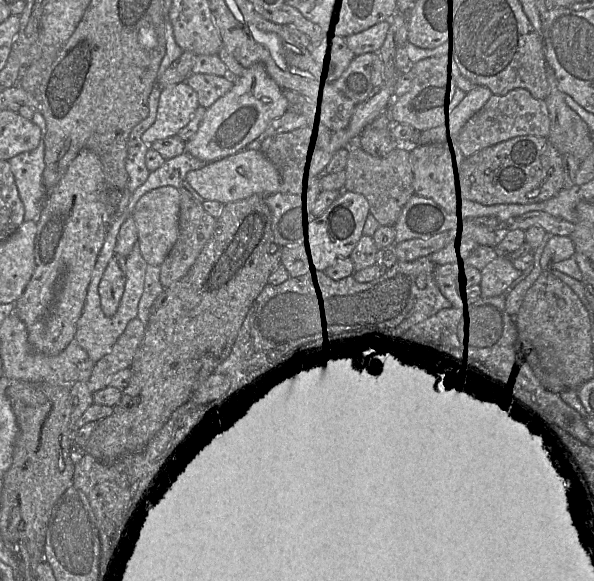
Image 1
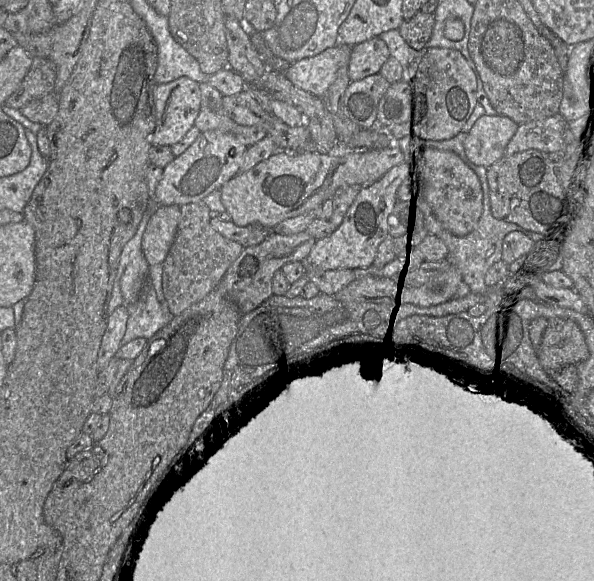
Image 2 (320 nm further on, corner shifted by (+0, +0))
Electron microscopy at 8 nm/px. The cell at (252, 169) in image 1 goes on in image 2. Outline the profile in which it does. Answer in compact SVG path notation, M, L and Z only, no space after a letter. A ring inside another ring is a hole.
M397 146L368 151L336 150L328 154L279 150L250 170L235 175L219 192L233 223L238 226L258 224L273 229L285 219L319 209L341 188L371 186L403 162L404 154Z

